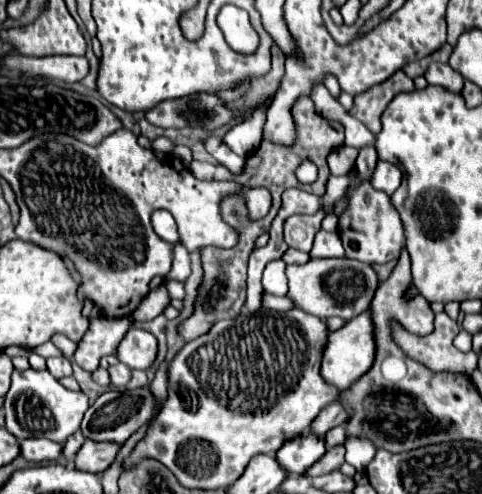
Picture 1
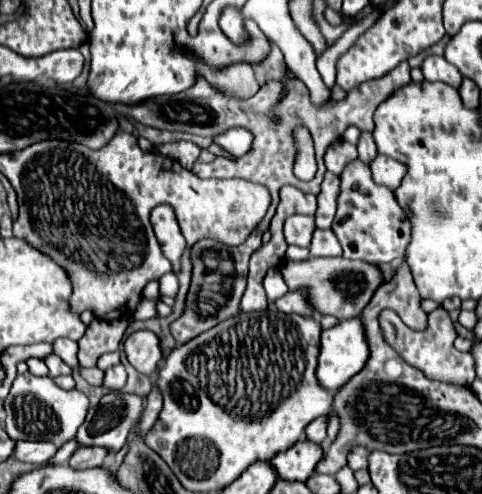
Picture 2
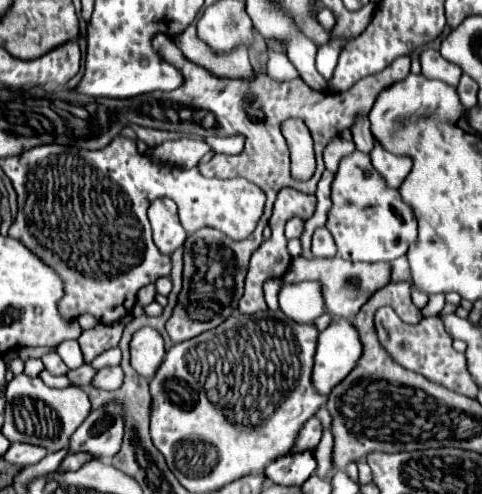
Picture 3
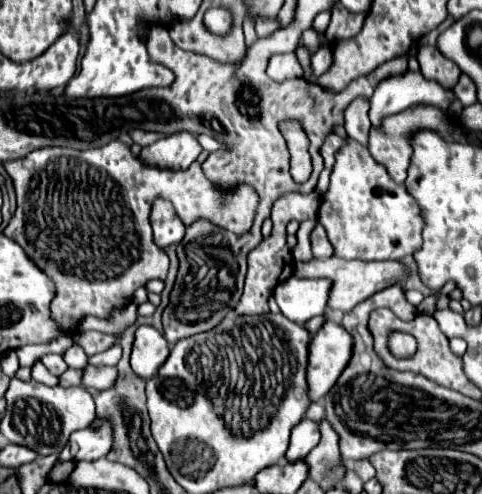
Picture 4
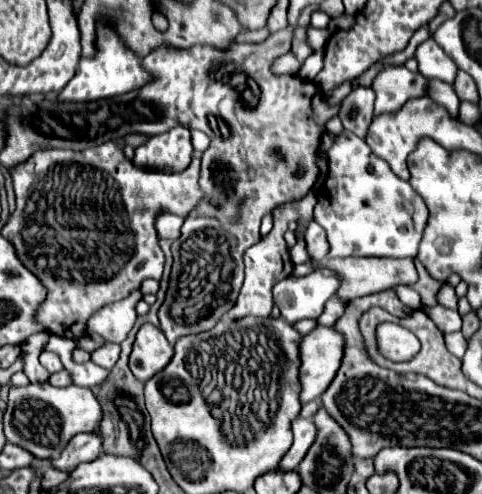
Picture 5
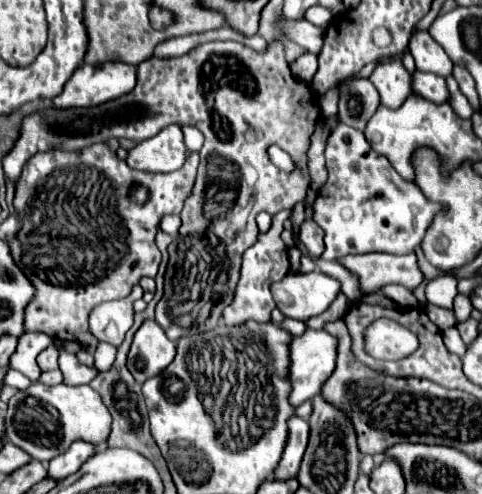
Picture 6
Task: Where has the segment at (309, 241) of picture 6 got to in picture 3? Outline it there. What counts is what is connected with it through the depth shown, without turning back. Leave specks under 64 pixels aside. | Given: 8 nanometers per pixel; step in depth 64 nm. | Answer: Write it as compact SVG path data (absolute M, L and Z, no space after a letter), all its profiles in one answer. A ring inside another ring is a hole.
M318 228L312 236L312 254L314 256L336 256L336 244L328 228Z

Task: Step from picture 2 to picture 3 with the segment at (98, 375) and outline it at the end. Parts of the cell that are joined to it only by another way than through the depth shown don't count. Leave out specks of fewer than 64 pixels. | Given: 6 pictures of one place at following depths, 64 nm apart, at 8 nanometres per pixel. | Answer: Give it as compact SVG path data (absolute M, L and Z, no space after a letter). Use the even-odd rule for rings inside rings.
M82 364L80 368L68 372L68 378L72 380L72 384L90 384L94 376L96 376L96 370L90 364Z

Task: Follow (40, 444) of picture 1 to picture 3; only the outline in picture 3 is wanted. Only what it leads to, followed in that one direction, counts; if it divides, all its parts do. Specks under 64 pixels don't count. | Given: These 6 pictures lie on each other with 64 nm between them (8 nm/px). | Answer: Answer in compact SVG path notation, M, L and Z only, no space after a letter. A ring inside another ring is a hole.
M12 444L8 448L4 460L8 460L10 464L18 464L18 466L30 466L30 464L38 464L46 454L48 454L48 450L42 446Z

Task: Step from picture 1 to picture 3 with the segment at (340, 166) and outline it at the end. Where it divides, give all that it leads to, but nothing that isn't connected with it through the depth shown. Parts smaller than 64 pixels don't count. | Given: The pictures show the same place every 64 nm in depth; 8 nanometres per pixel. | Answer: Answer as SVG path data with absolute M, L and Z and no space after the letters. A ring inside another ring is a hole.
M336 136L336 138L326 146L326 150L324 150L324 162L326 162L326 168L328 168L330 172L336 172L340 160L342 160L346 154L352 154L354 150L356 150L356 148L354 148L354 142Z

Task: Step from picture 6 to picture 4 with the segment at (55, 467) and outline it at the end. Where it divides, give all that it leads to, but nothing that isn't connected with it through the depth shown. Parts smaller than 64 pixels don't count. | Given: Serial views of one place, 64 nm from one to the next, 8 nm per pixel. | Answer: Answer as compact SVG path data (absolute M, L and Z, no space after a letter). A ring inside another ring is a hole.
M94 418L88 428L76 430L64 450L60 452L60 462L64 460L98 460L108 456L114 444L114 428L110 420Z

